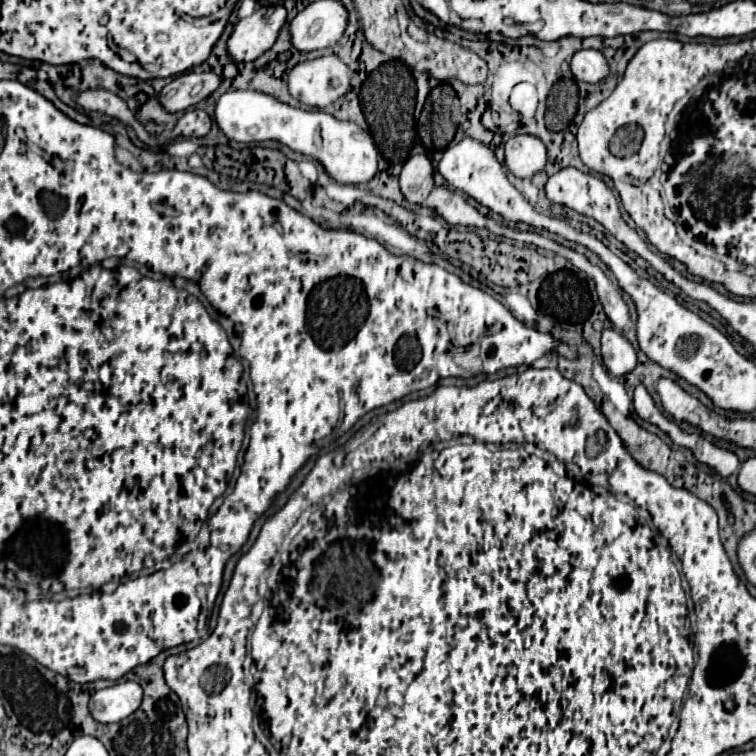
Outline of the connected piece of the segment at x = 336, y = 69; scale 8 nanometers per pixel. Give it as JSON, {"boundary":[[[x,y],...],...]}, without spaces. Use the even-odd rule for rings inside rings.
{"boundary":[[[337,55],[299,63],[289,73],[289,91],[309,107],[323,109],[349,89],[349,67]]]}

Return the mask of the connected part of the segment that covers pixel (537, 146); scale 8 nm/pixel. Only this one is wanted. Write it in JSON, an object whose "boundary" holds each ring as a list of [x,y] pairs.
{"boundary":[[[515,135],[505,143],[505,167],[521,179],[539,173],[547,163],[547,149],[535,135]]]}

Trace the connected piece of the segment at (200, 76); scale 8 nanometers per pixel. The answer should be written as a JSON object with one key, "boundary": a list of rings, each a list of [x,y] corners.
{"boundary":[[[183,73],[175,77],[169,85],[163,87],[159,101],[169,113],[185,111],[187,107],[193,107],[207,97],[219,87],[221,77],[215,73]]]}

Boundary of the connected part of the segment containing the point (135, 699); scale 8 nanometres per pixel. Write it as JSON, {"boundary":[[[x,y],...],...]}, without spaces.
{"boundary":[[[135,681],[117,683],[95,691],[89,701],[89,711],[99,723],[117,723],[139,709],[141,697],[143,691]]]}

